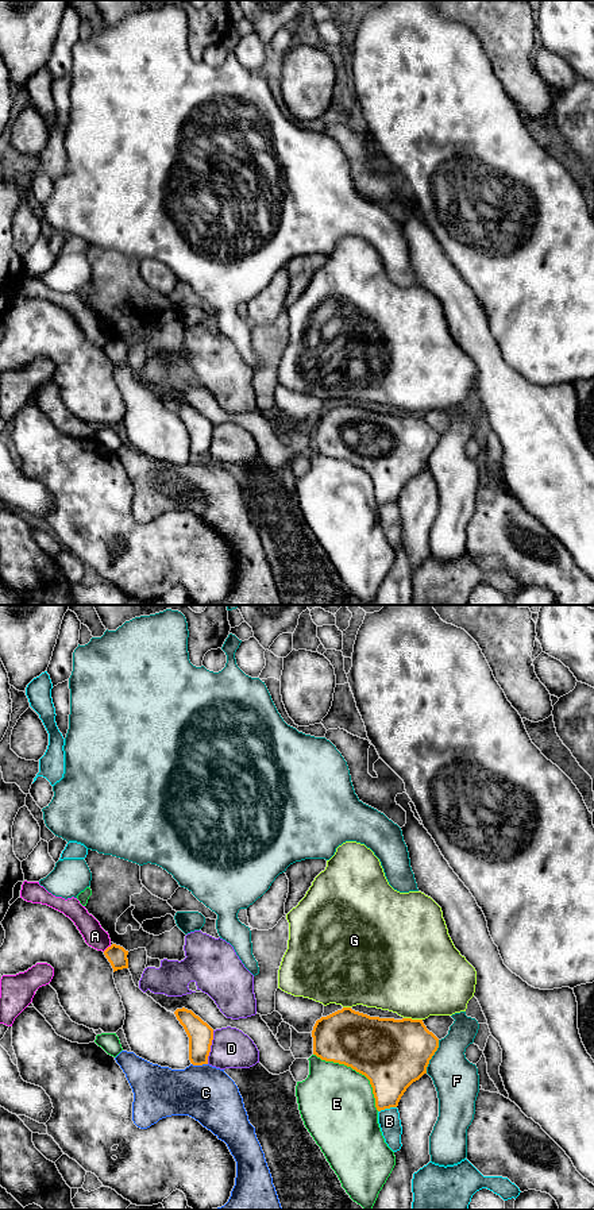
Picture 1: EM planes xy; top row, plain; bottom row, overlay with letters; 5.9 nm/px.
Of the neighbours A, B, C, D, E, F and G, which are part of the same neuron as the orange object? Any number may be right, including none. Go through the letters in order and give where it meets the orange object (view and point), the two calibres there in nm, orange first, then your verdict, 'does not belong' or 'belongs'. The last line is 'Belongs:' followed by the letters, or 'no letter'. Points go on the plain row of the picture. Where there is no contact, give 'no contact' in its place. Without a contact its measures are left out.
A: meets orange in xy at (108, 342); 120 nm thick on the orange side, 140 nm on the other; does not belong
B: meets orange in xy at (386, 503); 320 nm thick on the orange side, 130 nm on the other; does not belong
C: meets orange in xy at (200, 459); 150 nm thick on the orange side, 320 nm on the other; does not belong
D: meets orange in xy at (209, 442); 150 nm thick on the orange side, 240 nm on the other; does not belong
E: meets orange in xy at (357, 466); 420 nm thick on the orange side, 460 nm on the other; does not belong
F: meets orange in xy at (432, 450); 420 nm thick on the orange side, 260 nm on the other; does not belong
G: meets orange in xy at (413, 415); 420 nm thick on the orange side, 480 nm on the other; does not belong
Belongs: no letter

